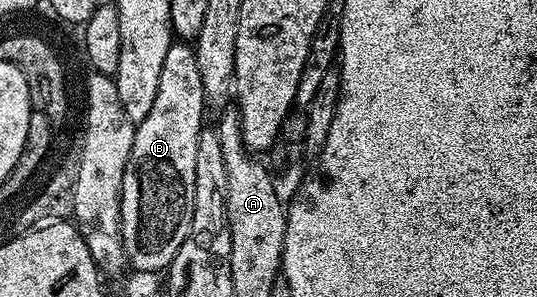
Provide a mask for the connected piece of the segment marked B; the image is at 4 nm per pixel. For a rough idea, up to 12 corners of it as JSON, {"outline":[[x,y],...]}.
{"outline":[[193,44],[164,55],[122,180],[131,270],[192,227],[207,109]]}

